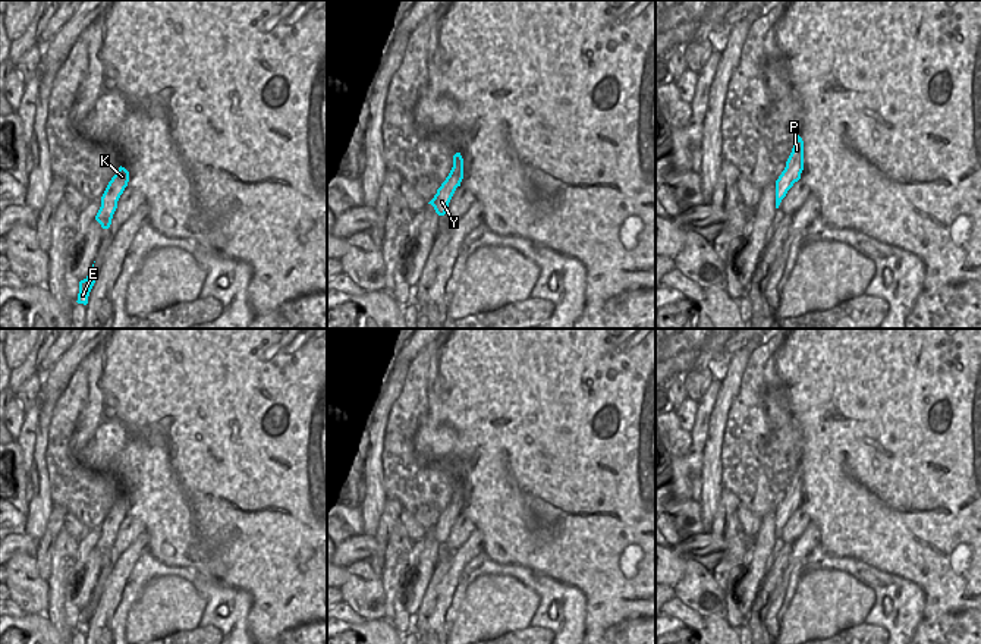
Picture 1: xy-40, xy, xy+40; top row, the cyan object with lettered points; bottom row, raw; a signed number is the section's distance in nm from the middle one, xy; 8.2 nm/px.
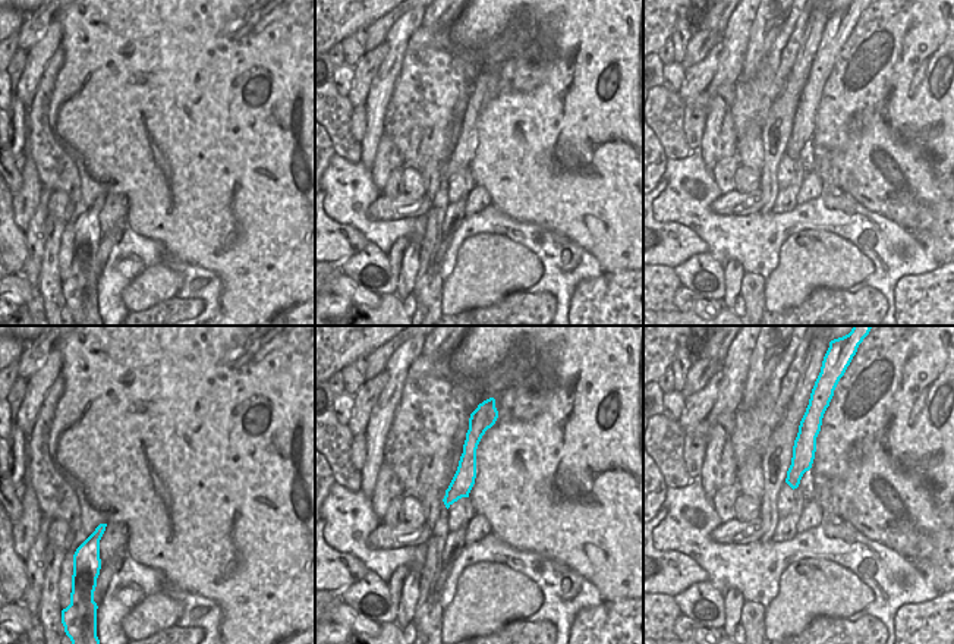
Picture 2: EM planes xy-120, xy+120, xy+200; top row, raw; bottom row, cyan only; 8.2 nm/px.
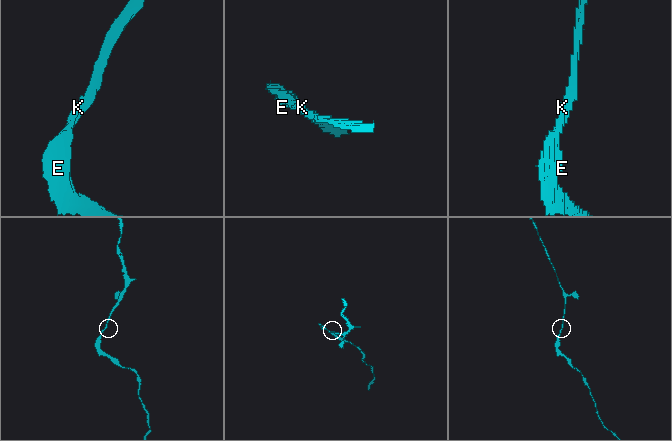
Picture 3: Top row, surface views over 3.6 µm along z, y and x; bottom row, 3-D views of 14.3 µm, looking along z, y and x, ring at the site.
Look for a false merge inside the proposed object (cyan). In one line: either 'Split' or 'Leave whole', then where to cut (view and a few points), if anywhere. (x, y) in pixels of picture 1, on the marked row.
Leave whole. No split.

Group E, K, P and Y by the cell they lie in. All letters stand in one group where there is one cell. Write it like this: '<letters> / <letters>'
E K P Y

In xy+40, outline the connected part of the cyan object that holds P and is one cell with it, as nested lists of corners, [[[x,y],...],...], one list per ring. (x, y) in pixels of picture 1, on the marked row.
[[[798,135],[792,153],[786,161],[786,167],[776,180],[776,208],[779,208],[782,200],[795,182],[801,179],[804,170],[804,141]]]

